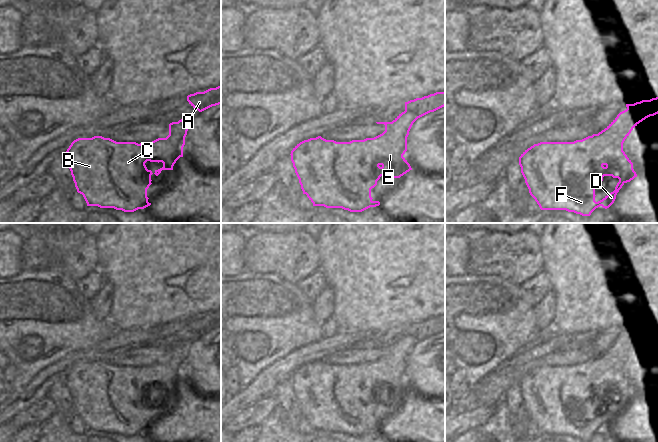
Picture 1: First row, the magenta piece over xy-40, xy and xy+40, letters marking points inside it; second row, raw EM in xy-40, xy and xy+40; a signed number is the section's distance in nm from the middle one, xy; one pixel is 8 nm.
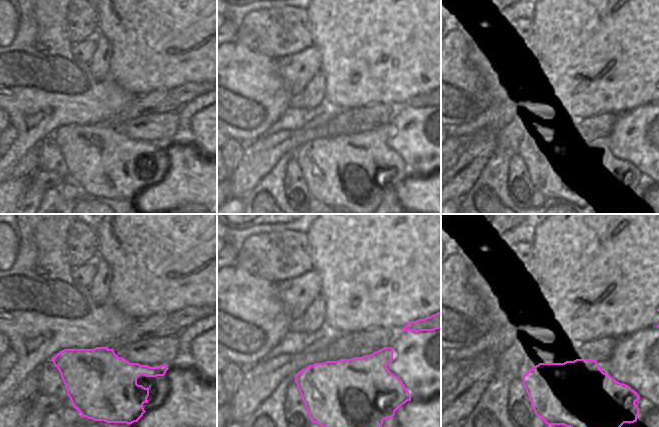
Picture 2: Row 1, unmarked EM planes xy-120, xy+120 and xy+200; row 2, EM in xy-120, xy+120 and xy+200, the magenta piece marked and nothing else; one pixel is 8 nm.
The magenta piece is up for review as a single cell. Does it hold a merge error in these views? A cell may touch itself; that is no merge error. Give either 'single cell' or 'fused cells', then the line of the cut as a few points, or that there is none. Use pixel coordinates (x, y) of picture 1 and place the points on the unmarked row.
single cell; cut none

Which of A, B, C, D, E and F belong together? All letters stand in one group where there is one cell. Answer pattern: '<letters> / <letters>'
A B C D E F

